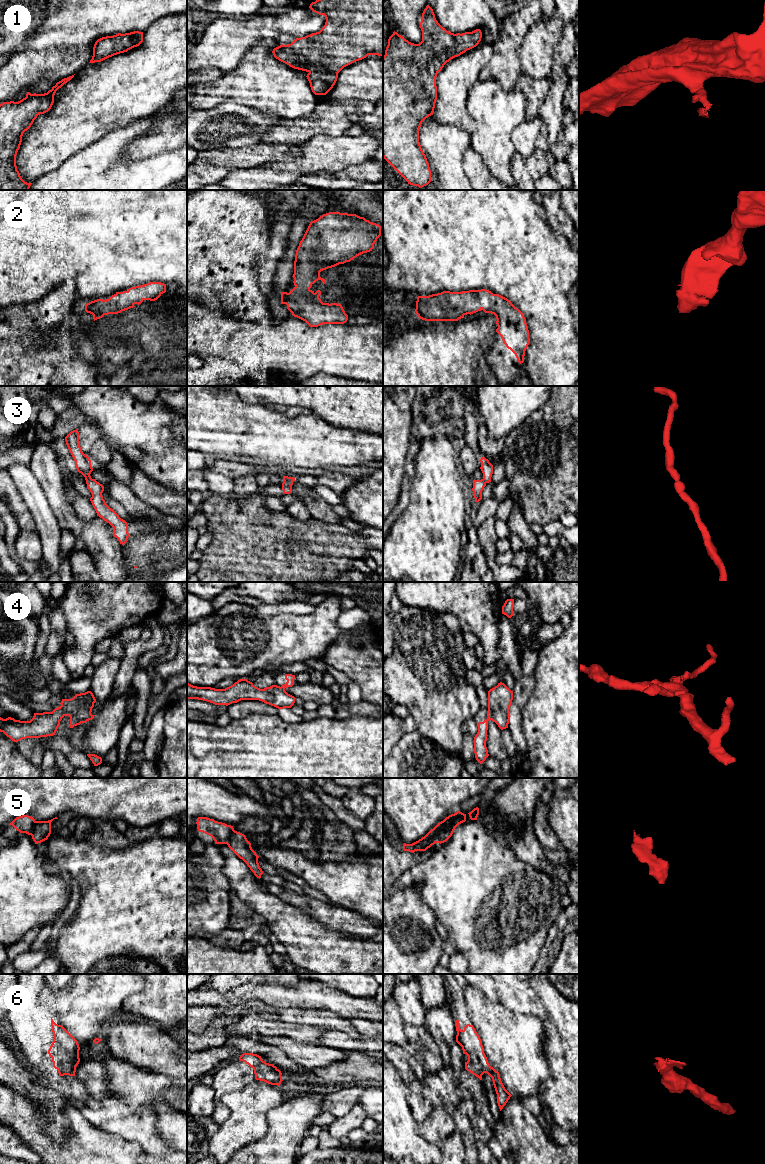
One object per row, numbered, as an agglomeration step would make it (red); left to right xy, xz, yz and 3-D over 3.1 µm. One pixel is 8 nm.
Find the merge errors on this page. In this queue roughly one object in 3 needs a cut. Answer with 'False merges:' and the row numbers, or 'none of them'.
False merges: 4, 5

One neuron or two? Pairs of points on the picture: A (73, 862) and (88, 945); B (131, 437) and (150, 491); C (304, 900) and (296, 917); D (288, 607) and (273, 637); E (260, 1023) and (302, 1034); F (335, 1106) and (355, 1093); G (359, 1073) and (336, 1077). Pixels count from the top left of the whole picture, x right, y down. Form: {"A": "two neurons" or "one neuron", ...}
{"A": "one neuron", "B": "two neurons", "C": "two neurons", "D": "two neurons", "E": "one neuron", "F": "one neuron", "G": "one neuron"}

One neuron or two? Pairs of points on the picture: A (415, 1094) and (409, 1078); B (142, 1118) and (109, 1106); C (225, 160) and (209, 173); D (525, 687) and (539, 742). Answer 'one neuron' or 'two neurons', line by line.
A: two neurons
B: one neuron
C: one neuron
D: two neurons

